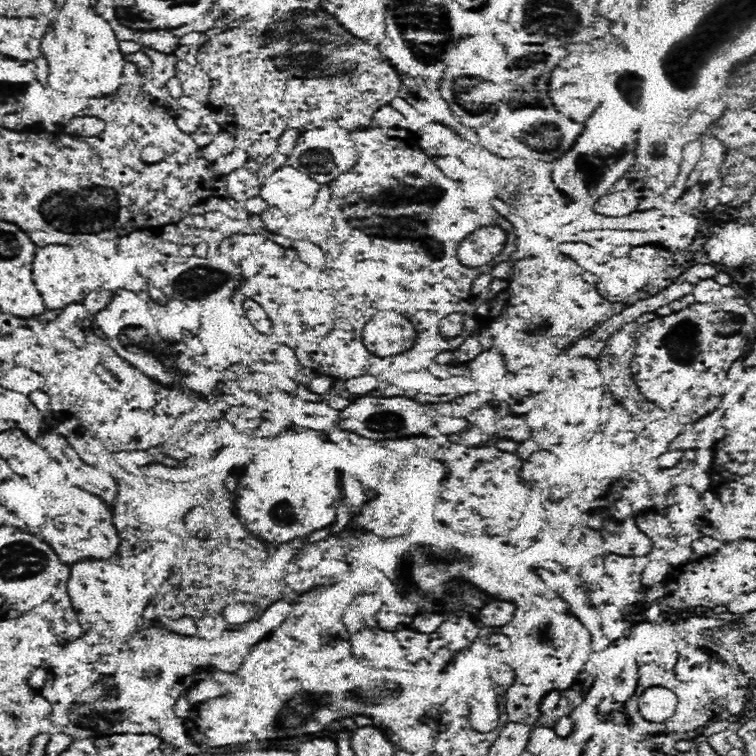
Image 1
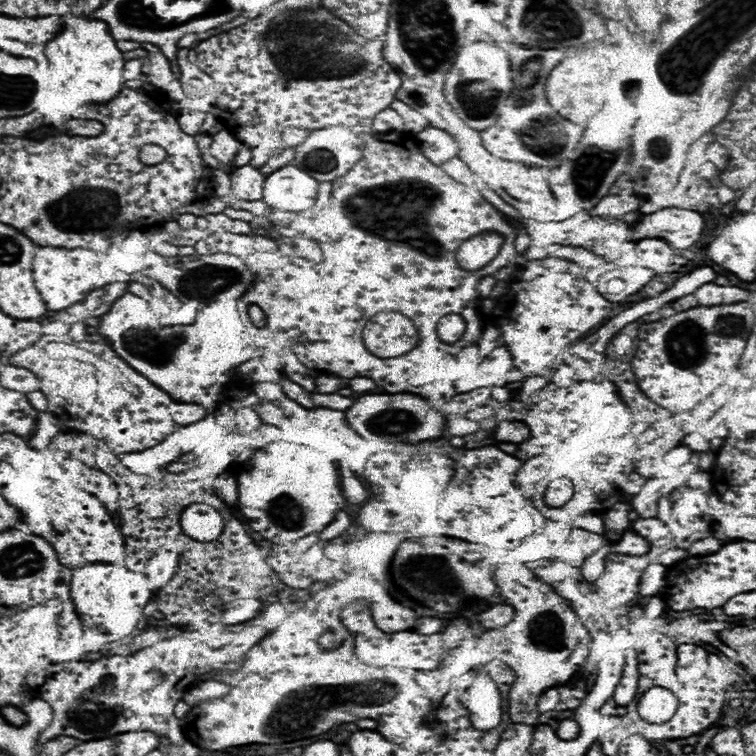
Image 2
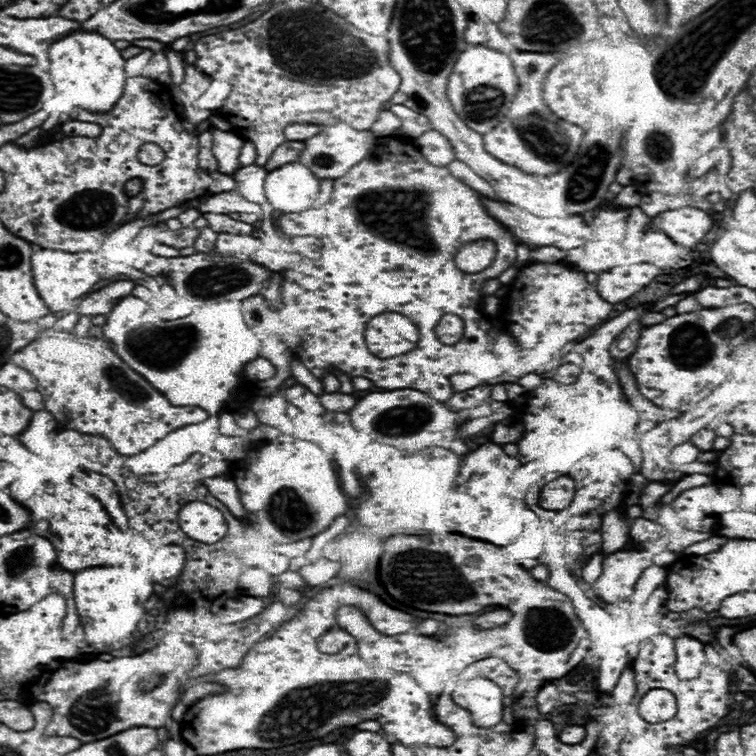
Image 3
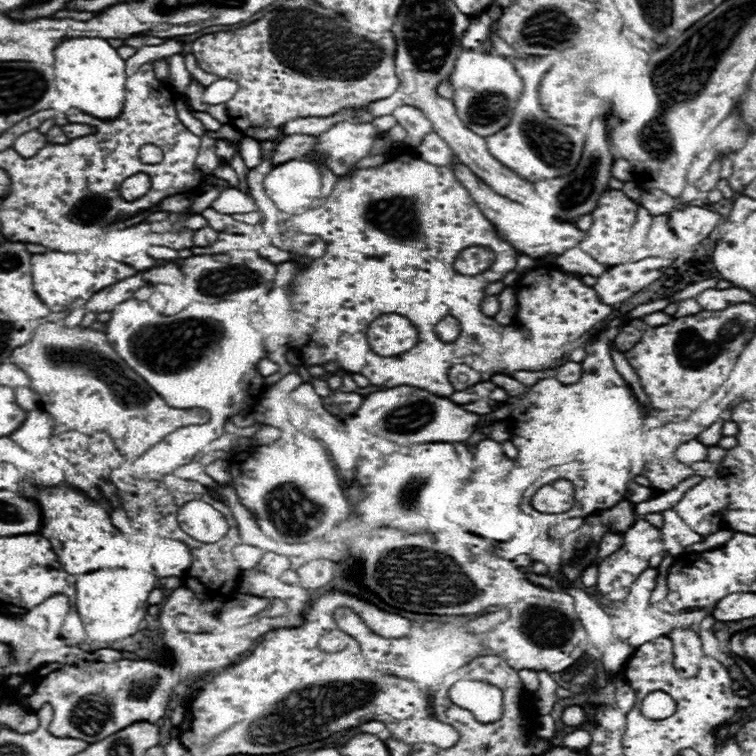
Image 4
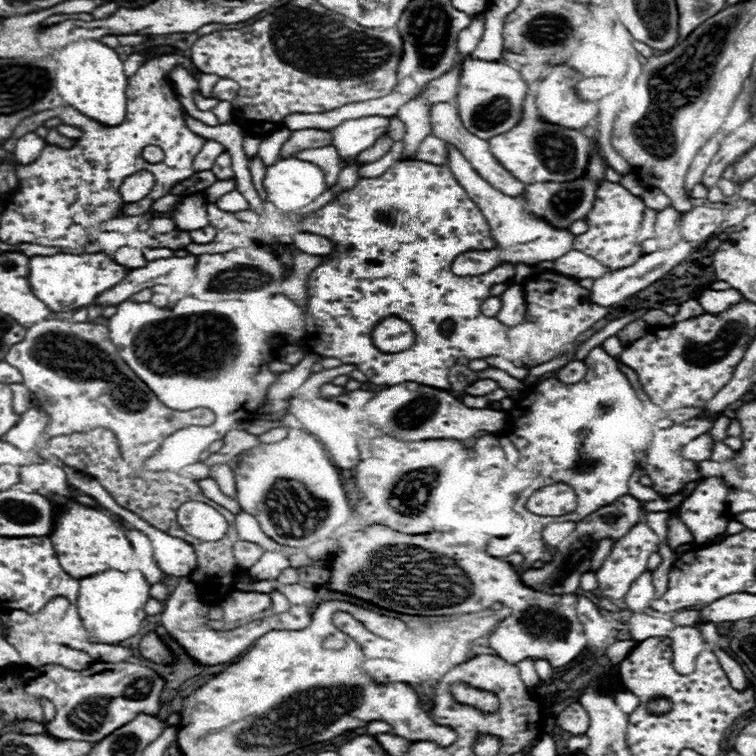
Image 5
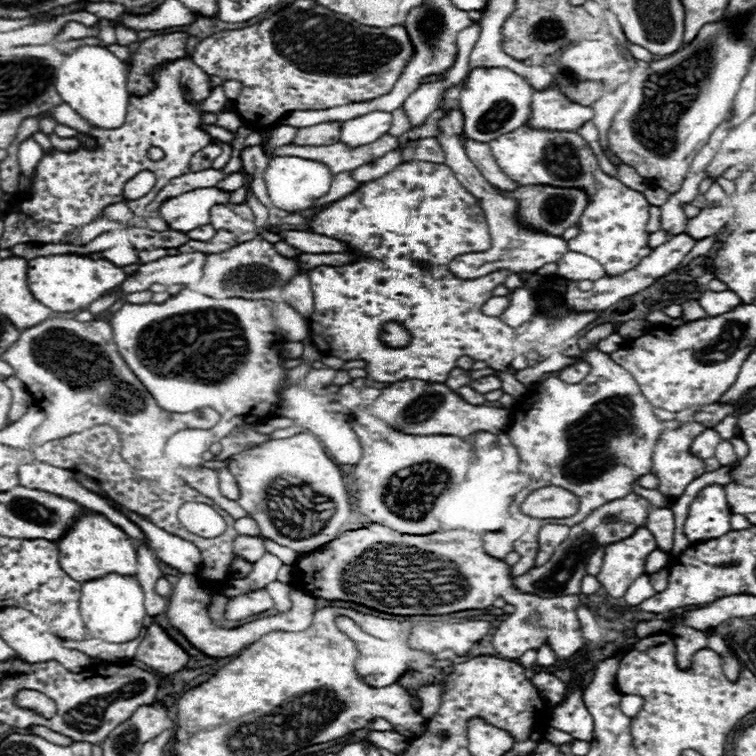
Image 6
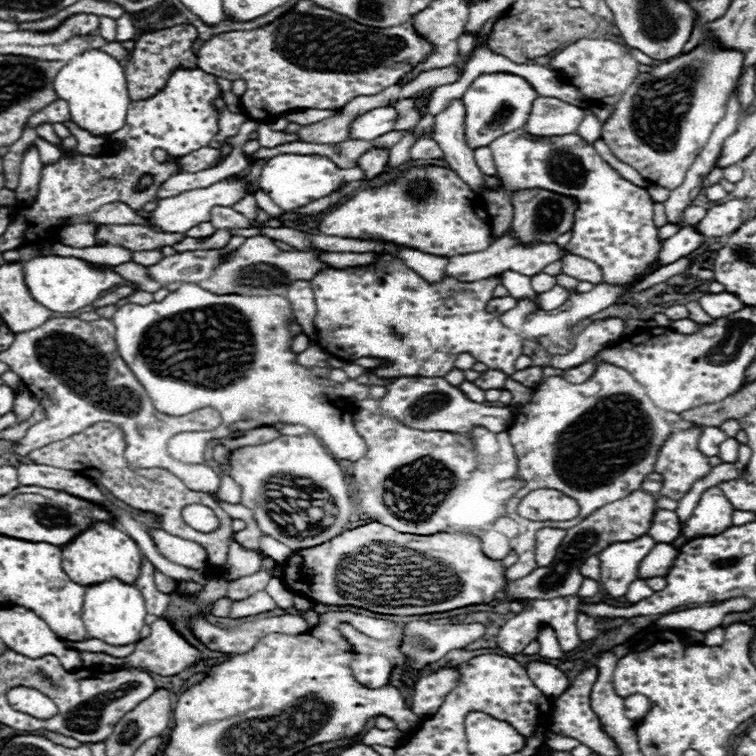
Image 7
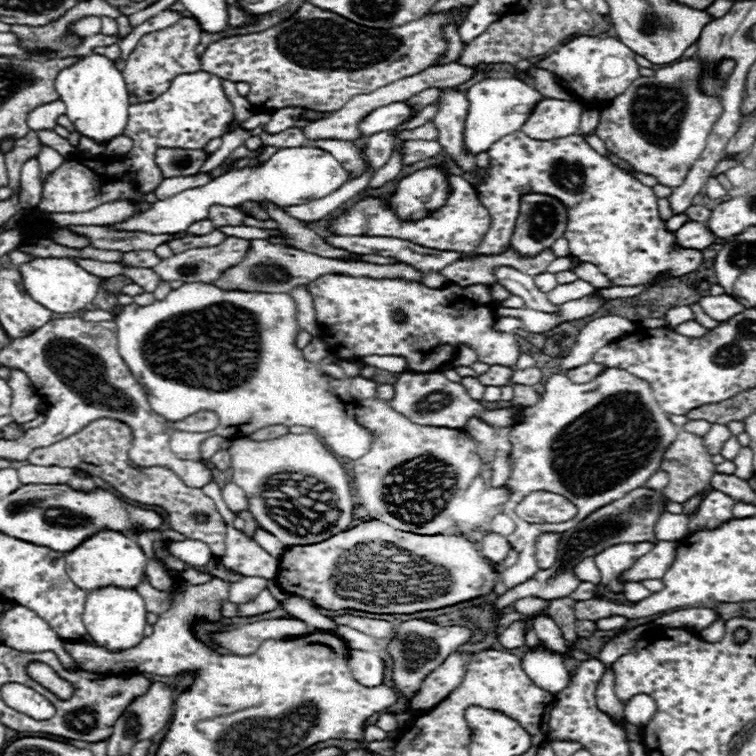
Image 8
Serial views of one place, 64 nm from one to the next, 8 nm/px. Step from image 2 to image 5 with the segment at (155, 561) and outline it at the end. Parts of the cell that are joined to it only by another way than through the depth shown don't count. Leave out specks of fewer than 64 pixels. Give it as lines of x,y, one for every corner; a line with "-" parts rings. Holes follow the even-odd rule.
122,516
132,528
144,532
154,548
154,558
160,566
160,570
168,576
188,576
196,568
196,552
192,544
174,538
154,526
150,526
146,520
138,516

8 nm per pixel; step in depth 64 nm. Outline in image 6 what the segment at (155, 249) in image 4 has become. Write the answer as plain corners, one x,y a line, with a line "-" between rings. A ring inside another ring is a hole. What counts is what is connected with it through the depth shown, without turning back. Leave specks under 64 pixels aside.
156,248
156,250
140,250
140,252
138,252
138,258
140,258
140,264
146,264
146,262
152,262
152,260
163,258
164,254
166,254
164,248

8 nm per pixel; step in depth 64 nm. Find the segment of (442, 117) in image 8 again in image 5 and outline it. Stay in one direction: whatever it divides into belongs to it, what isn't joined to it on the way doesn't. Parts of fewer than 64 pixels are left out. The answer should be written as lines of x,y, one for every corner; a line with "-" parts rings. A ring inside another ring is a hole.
448,144
446,166
452,170
452,174
460,182
460,186
466,188
468,196
472,196
472,200
480,206
484,218
488,220
492,238
496,242
496,248
492,248
492,250
476,250
476,252
470,252
468,258
456,258
454,264
452,264
452,272
456,276
482,276
482,274
494,270
500,264
514,264
514,266
516,264
528,264
528,266
534,266
534,264
540,264
540,262
554,262
564,252
568,252
572,248
574,236
568,230
556,230
550,224
544,224
538,216
528,212
528,208
524,206
522,200
512,198
512,196
504,196
502,192
492,188
480,174
476,174
472,164
464,156
460,156
460,150
454,148
452,144

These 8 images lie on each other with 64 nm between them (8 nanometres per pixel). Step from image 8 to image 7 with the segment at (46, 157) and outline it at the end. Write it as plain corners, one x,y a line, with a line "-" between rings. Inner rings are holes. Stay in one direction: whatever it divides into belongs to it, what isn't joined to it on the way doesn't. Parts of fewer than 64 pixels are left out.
38,137
36,140
36,147
39,151
41,161
44,165
57,162
63,153
56,146
46,142
44,139

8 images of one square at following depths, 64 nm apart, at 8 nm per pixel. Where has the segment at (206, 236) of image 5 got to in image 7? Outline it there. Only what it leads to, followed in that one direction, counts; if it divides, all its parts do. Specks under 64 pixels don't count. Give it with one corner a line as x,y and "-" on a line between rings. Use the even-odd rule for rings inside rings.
204,222
204,224
198,224
198,226
190,228
190,230
186,232
186,236
192,236
192,238
206,238
206,236
210,236
212,232
214,232
214,226
212,226
210,222

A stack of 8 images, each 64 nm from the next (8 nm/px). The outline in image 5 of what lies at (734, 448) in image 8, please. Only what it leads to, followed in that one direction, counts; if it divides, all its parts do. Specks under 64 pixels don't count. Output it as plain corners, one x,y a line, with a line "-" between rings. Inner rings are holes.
716,442
716,444
714,444
714,450
712,450
710,460
724,462
724,460
728,460
730,456
734,456
734,450
732,450
732,448
728,448
724,442

